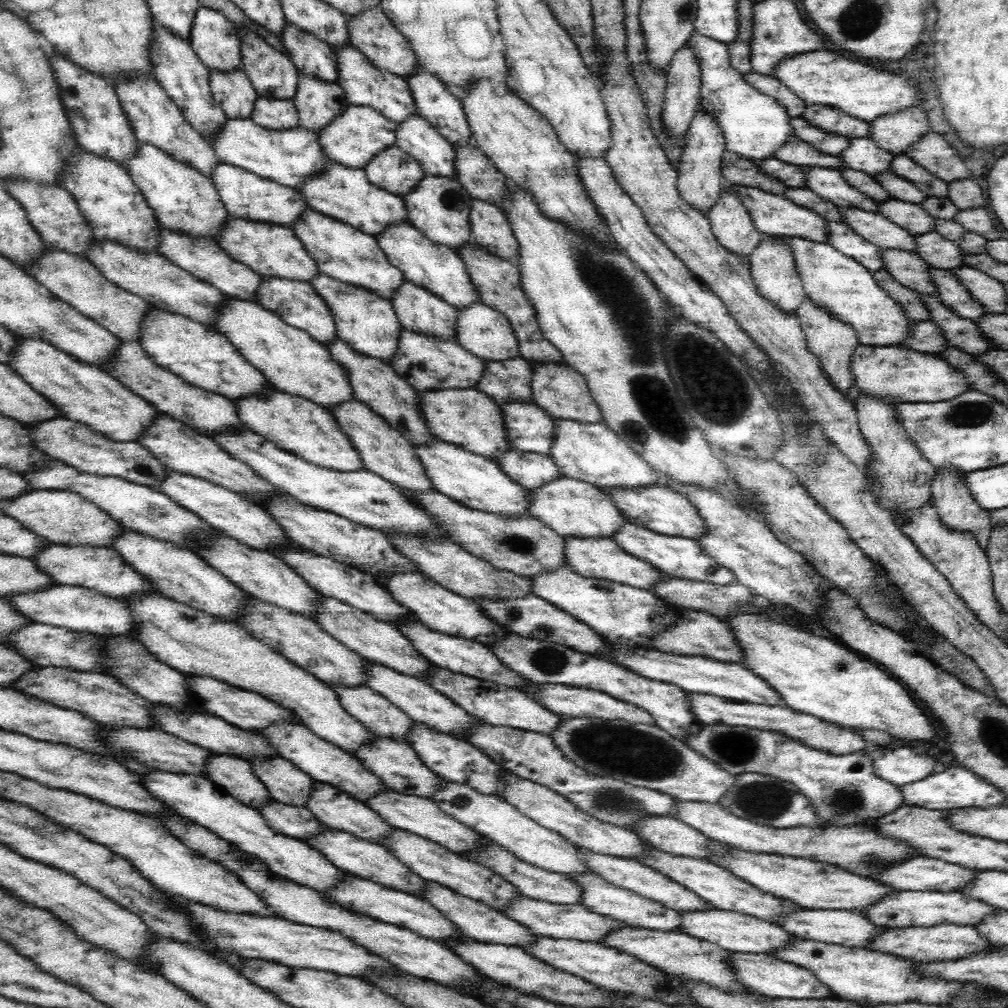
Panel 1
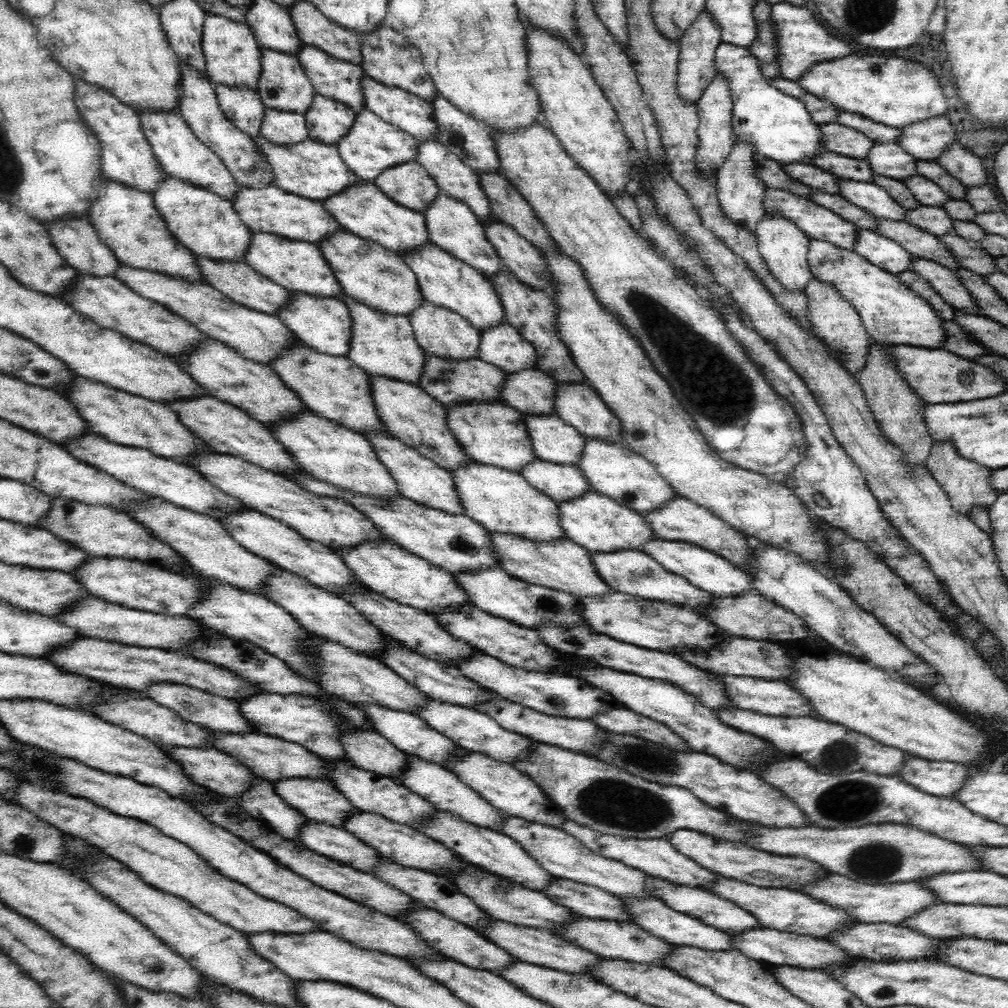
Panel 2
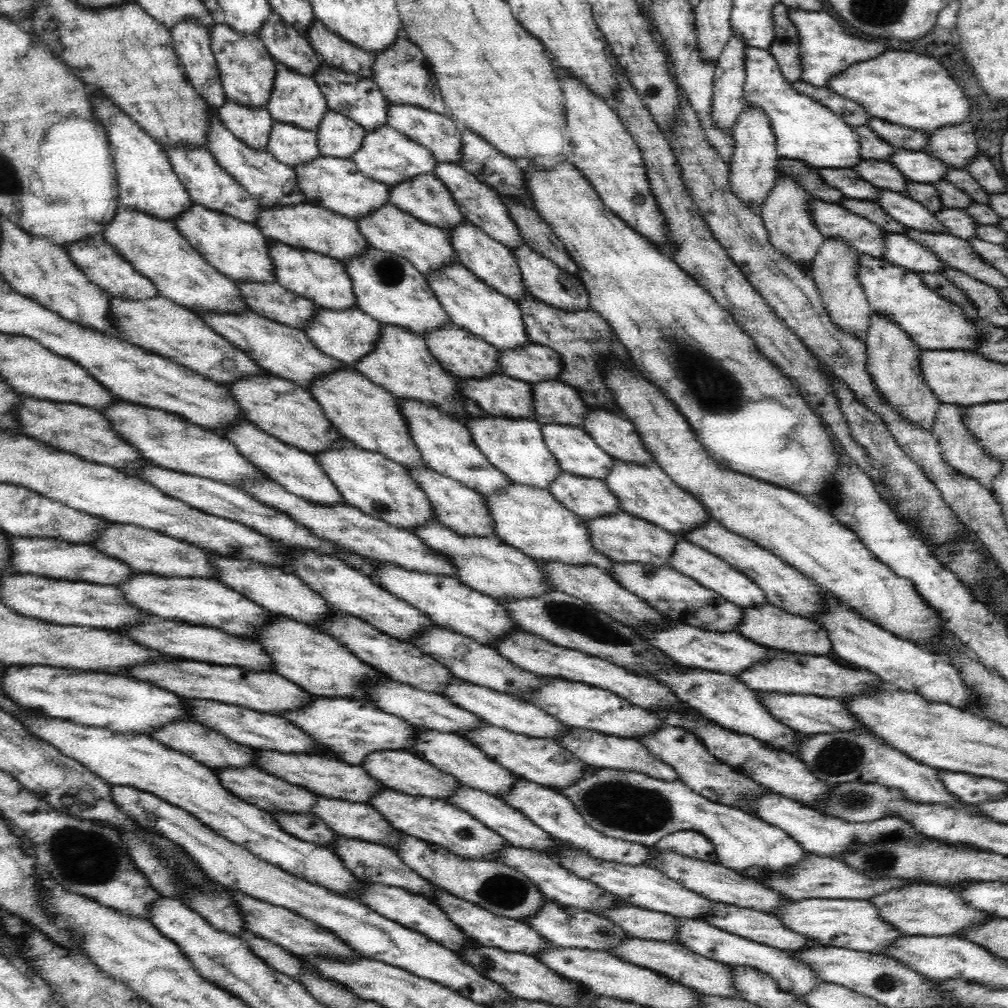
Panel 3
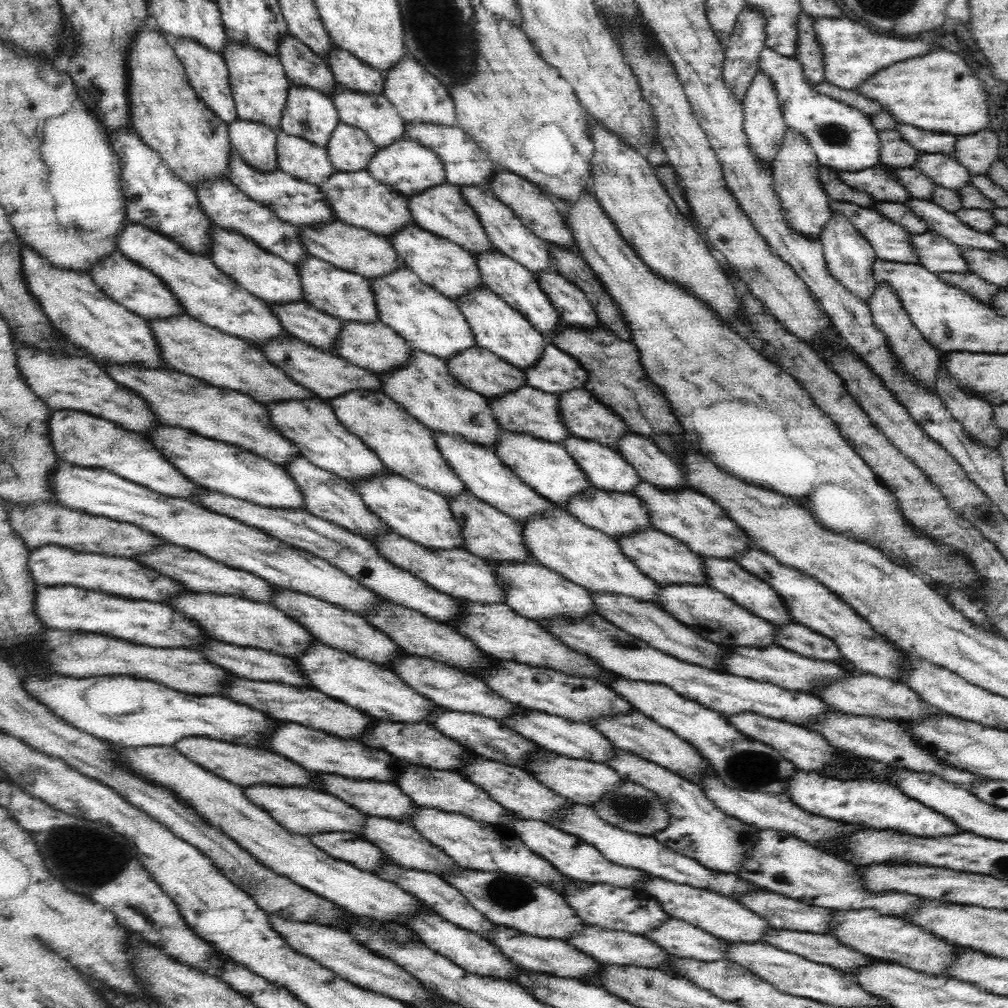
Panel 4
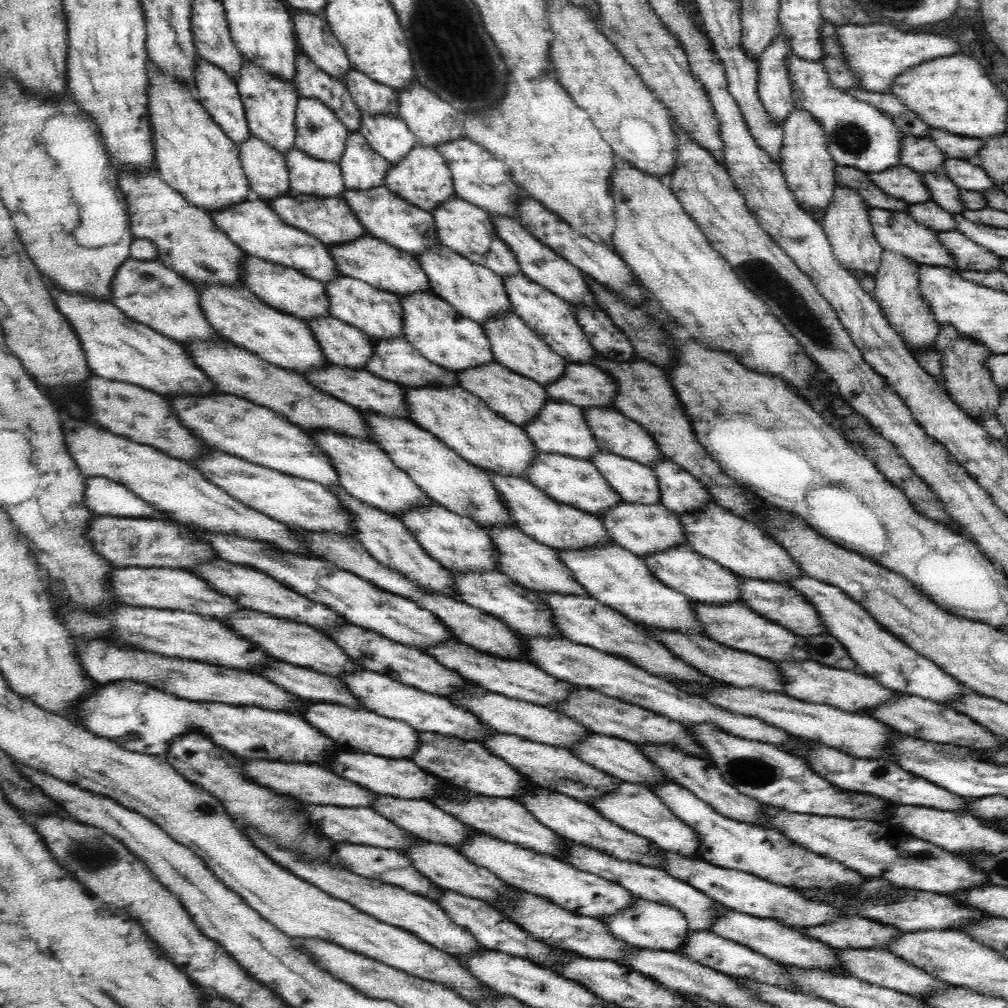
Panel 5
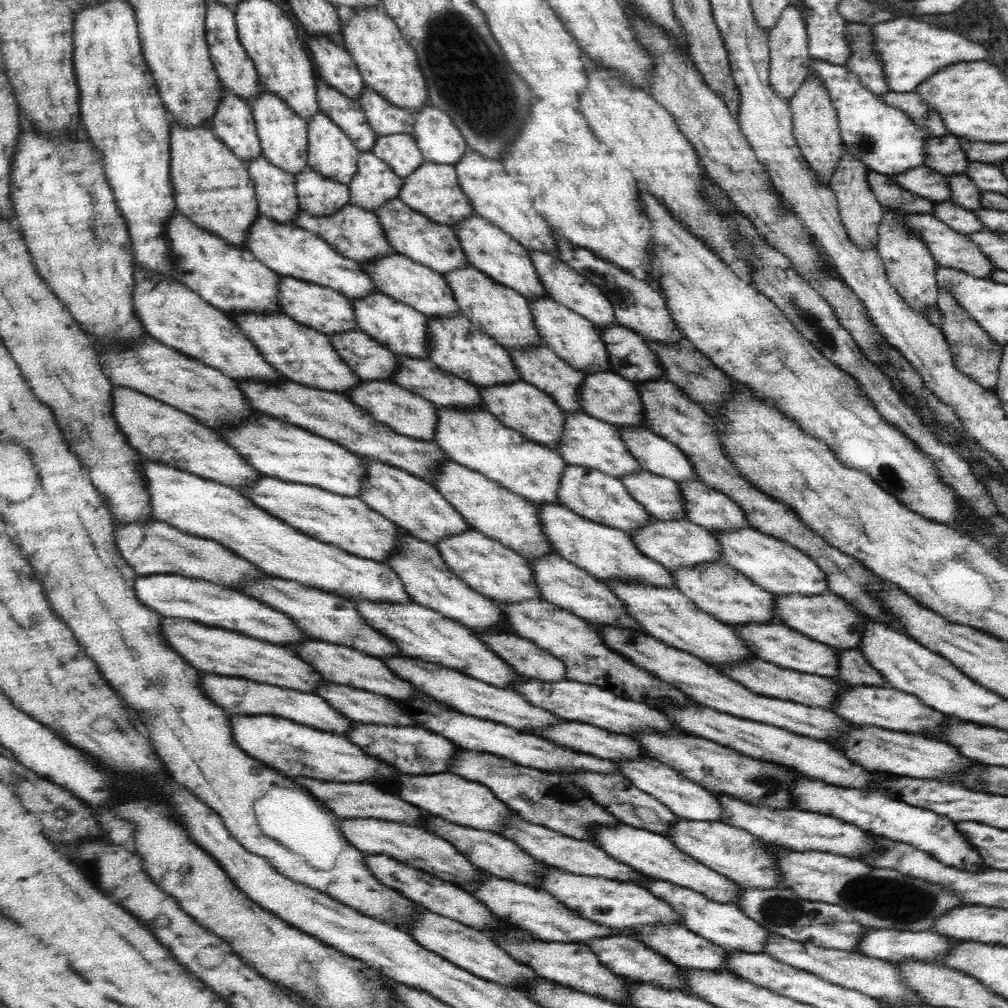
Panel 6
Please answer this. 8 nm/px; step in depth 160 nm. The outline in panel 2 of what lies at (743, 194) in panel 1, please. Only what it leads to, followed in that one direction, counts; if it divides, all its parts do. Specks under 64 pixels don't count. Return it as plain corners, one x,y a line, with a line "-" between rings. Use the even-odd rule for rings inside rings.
768,189
764,199
765,214
771,214
775,211
783,214
786,218
790,218
796,223
807,235
809,239
831,242
840,248
846,250
855,250
855,242
857,235
862,228
858,228
852,222
838,216
831,209
823,207
806,197
799,197
790,194
787,191
776,189

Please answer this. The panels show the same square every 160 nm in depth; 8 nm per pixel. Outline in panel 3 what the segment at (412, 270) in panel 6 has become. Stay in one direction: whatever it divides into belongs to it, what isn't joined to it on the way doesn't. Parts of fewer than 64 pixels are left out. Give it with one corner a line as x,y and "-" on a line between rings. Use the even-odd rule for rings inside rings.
309,203
295,207
262,208
257,218
257,227
265,238
272,238
276,242
297,249
325,254
344,264
350,259
366,254
372,247
367,238
364,238
356,222

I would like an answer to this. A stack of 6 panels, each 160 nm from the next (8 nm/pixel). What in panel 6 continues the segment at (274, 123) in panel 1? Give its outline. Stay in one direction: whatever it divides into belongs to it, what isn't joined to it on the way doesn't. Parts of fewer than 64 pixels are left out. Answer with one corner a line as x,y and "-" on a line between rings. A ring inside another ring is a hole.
310,166
295,176
299,207
310,217
336,214
350,202
348,185
330,181

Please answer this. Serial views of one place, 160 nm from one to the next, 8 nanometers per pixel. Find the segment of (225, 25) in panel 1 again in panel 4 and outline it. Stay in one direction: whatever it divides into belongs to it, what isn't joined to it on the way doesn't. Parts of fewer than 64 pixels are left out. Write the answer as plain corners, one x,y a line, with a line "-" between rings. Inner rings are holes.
229,40
221,55
229,70
231,91
239,119
264,125
276,131
276,134
282,131
281,120
291,84
279,55
270,56
252,46
240,45

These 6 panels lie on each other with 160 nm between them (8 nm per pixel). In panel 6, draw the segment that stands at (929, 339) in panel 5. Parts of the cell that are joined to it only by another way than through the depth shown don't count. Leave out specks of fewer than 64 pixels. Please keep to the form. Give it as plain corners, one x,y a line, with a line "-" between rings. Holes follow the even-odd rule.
891,208
884,209
878,228
875,249
884,263
888,283
892,284
898,295
908,302
912,309
923,315
927,307
930,308
937,302
940,290
937,270
940,266
931,255
923,238
920,238
915,230
911,230
911,227
907,226
907,217
906,212
892,210

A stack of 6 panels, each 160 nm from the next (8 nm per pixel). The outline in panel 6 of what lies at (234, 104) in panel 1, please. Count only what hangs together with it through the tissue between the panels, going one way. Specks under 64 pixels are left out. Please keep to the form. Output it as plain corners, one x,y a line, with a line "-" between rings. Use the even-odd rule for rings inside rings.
263,155
249,162
249,175
255,186
259,214
295,226
301,211
295,176
270,164

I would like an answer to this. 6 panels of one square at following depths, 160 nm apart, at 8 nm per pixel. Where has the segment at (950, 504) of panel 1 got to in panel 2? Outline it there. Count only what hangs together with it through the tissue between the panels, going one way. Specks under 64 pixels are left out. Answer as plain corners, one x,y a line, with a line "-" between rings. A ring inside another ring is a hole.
933,442
925,466
929,473
940,483
951,499
952,508
961,514
968,514
972,506
990,506
998,496
997,490
991,485
991,476
994,470
982,466
979,462
961,457
959,451
951,442

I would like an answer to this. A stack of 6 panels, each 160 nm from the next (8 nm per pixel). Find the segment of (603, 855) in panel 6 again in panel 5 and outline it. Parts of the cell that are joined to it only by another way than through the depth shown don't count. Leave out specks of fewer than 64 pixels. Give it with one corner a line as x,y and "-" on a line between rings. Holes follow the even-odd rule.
472,796
468,802
449,802
447,798
438,798
432,803
444,812
448,812
464,823
484,832
490,837
502,842
512,843
524,849
532,850
542,855
548,855
558,860
567,860
570,851
570,843
564,837
556,834
550,828
538,822
538,818
533,816
520,802
508,798
488,798
486,796

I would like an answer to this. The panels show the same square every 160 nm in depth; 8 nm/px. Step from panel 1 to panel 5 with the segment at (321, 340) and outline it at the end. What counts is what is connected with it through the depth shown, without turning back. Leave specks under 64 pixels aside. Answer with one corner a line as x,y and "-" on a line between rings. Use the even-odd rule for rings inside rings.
405,337
393,338
394,340
373,340
376,344
376,354
372,360
365,366
368,372
378,375
384,380
398,383
404,388
424,388
424,387
444,387
446,389
460,385
457,379
457,373
452,370
446,370
423,358
412,344
409,344

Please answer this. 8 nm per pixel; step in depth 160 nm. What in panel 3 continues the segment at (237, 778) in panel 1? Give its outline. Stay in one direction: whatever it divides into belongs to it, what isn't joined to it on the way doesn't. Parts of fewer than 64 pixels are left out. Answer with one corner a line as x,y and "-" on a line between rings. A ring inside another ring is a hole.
276,815
276,821
288,834
304,839
306,842
313,842
319,847
332,848
335,840
340,834
328,828
328,825
316,815

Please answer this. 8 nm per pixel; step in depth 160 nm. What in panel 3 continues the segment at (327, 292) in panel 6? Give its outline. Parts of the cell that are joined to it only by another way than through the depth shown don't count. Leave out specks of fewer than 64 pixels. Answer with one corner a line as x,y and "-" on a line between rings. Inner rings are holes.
193,204
191,209
175,220
175,227
216,270
220,271
220,274
232,281
238,284
260,283
263,286
278,283
269,245
258,227
253,224

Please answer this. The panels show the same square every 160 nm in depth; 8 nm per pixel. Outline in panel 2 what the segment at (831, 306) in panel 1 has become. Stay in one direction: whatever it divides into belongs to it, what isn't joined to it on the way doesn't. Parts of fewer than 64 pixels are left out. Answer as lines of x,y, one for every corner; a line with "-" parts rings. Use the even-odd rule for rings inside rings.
811,239
808,262
810,263
812,277
816,277
824,283
834,284
834,287
842,293
842,297
852,302
852,307
858,311
871,341
892,346
905,345
932,350
944,349
944,344
948,340
947,330
943,327
944,319
940,319
940,315
936,313
936,309
932,308
930,302
924,301
916,291
910,290
910,287
902,283
899,275
892,274
884,270
883,267
874,266
862,256
856,254
855,250
846,250
831,242
821,240

